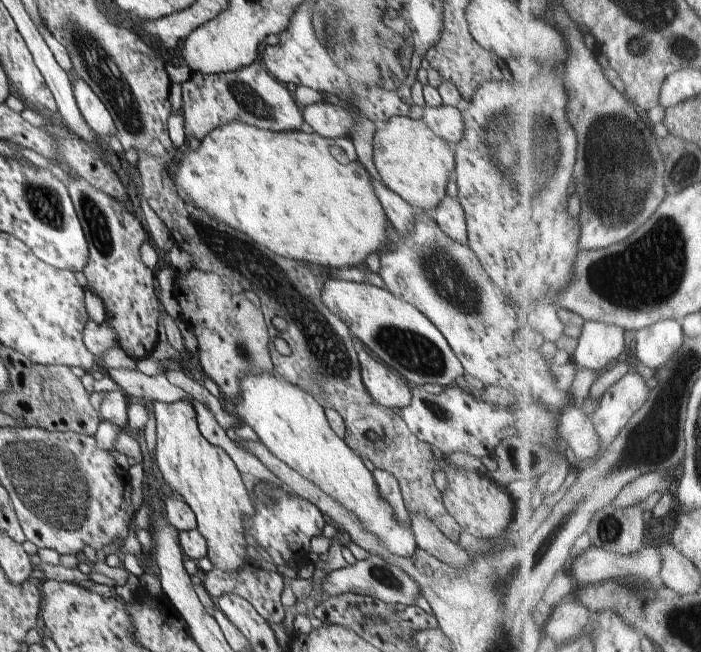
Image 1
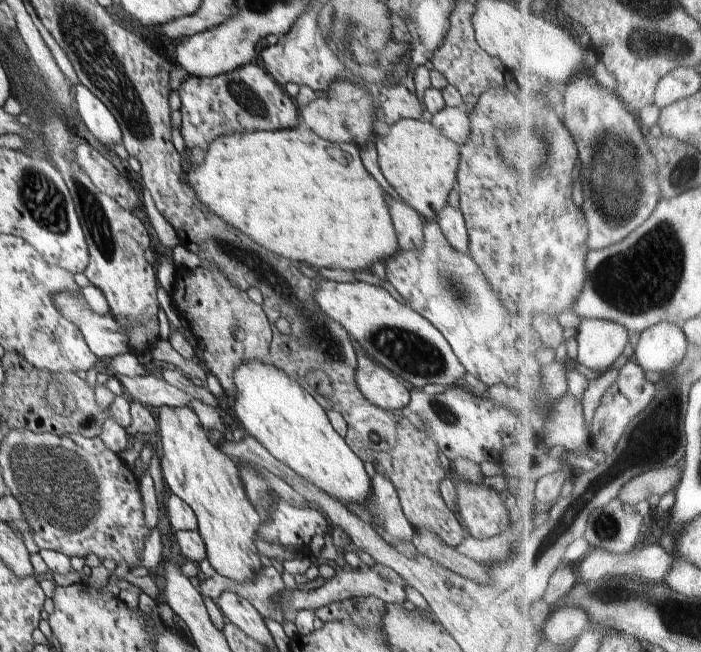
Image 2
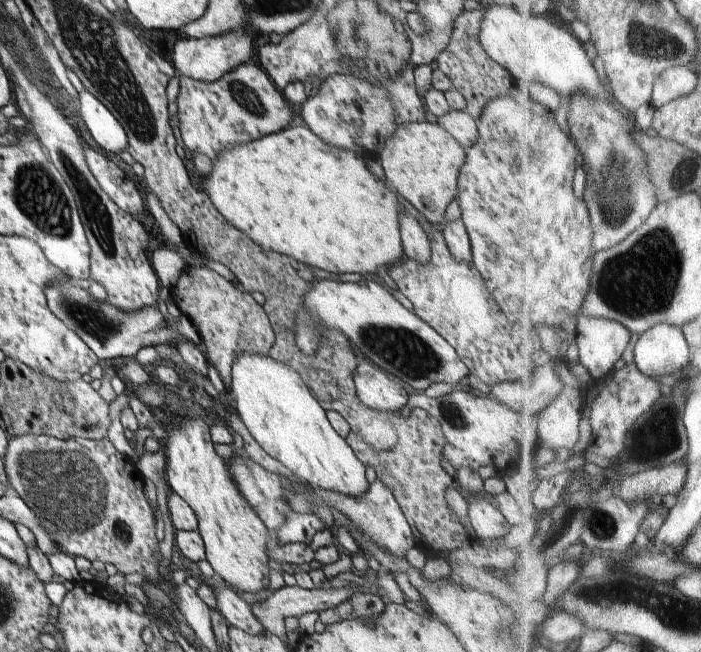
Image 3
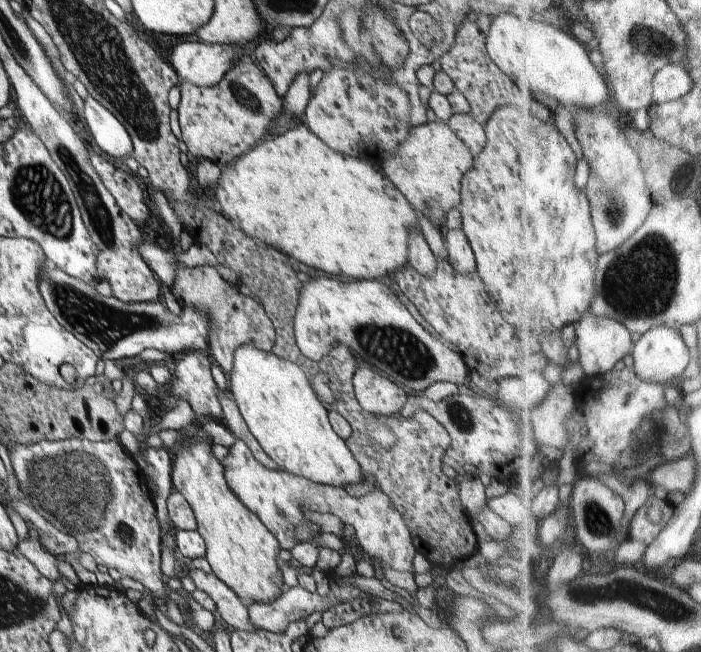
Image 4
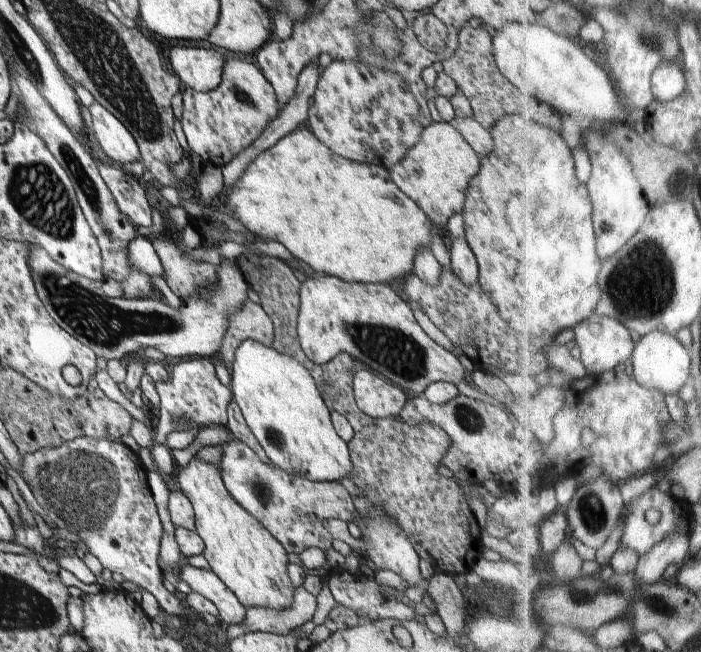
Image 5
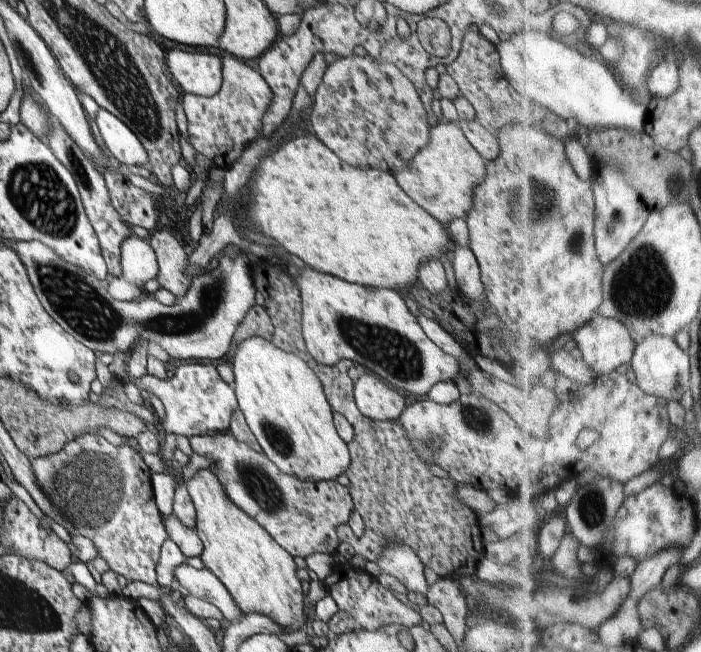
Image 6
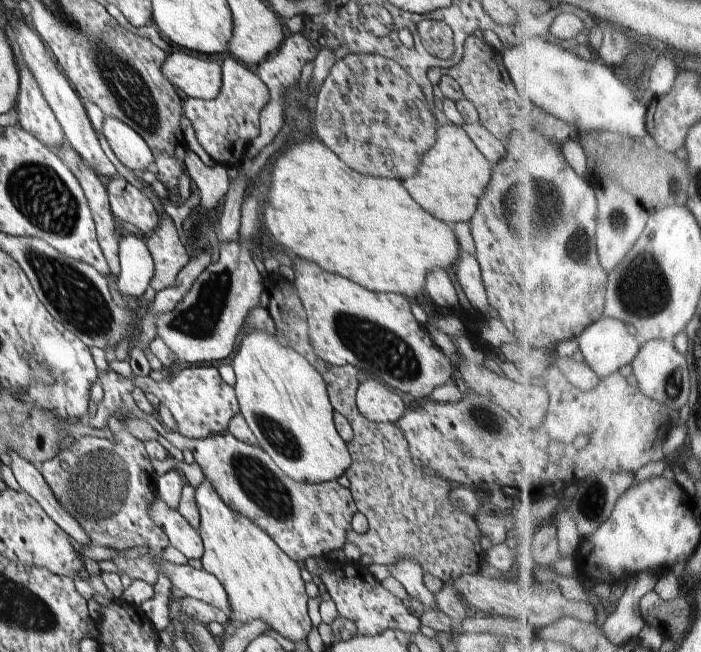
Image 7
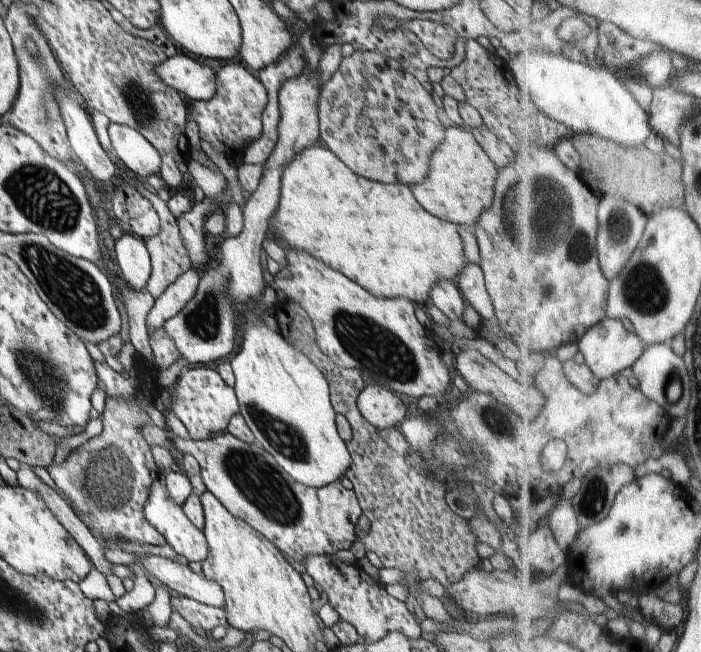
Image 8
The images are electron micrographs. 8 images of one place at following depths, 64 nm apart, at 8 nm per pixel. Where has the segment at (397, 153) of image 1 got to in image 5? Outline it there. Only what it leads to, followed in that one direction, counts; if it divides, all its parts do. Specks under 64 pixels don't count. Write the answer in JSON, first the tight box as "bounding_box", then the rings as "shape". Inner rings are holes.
{"bounding_box":[388,121,481,232],"shape":[[[434,121],[422,131],[419,143],[388,172],[394,184],[411,198],[442,232],[452,214],[463,211],[467,188],[481,167],[480,156],[453,122]]]}

